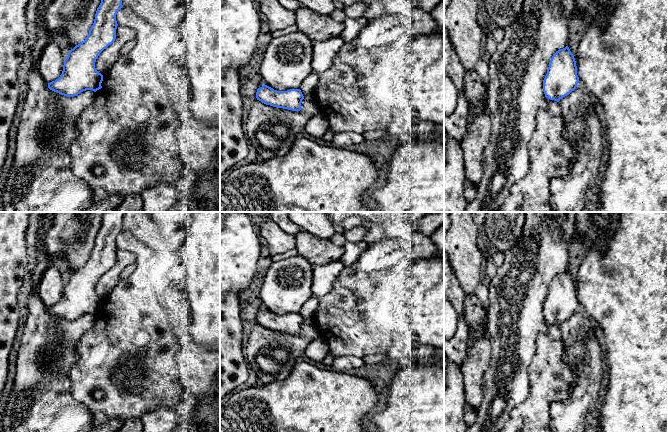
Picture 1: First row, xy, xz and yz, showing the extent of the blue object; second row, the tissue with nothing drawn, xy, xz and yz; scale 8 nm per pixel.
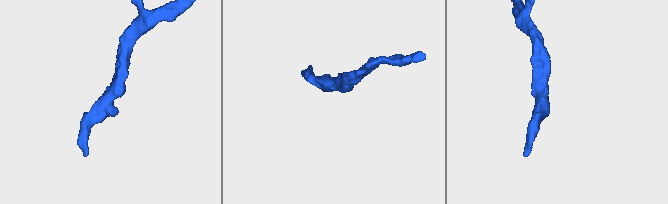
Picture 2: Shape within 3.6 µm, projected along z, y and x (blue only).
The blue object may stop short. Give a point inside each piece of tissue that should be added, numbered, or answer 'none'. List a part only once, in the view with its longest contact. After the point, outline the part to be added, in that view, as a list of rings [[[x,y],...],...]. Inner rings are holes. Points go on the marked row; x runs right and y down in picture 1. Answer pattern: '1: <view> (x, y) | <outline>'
none

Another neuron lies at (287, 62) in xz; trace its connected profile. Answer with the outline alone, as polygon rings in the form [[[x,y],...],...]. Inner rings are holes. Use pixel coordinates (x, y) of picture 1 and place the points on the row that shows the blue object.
[[[300,31],[273,38],[260,66],[264,84],[277,91],[299,89],[312,73],[313,44]]]

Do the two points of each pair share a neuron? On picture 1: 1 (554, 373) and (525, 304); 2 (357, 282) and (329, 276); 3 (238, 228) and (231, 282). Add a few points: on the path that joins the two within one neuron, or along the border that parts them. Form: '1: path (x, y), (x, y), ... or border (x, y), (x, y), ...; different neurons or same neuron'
1: border (546, 332), (538, 335), (533, 358); different neurons
2: border (345, 267), (333, 283), (332, 288), (321, 296); different neurons
3: path (237, 241), (236, 247), (231, 254), (231, 269); same neuron

